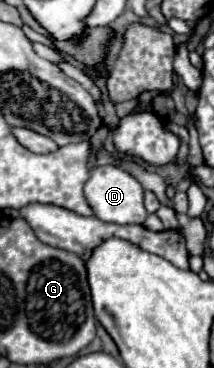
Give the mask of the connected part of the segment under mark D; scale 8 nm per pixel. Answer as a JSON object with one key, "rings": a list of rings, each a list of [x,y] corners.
{"rings":[[[106,164],[106,166],[96,166],[90,174],[90,180],[84,184],[84,196],[94,210],[94,216],[98,216],[104,222],[114,222],[114,224],[144,224],[146,220],[146,208],[144,208],[144,188],[142,184],[130,176],[126,170]]]}

